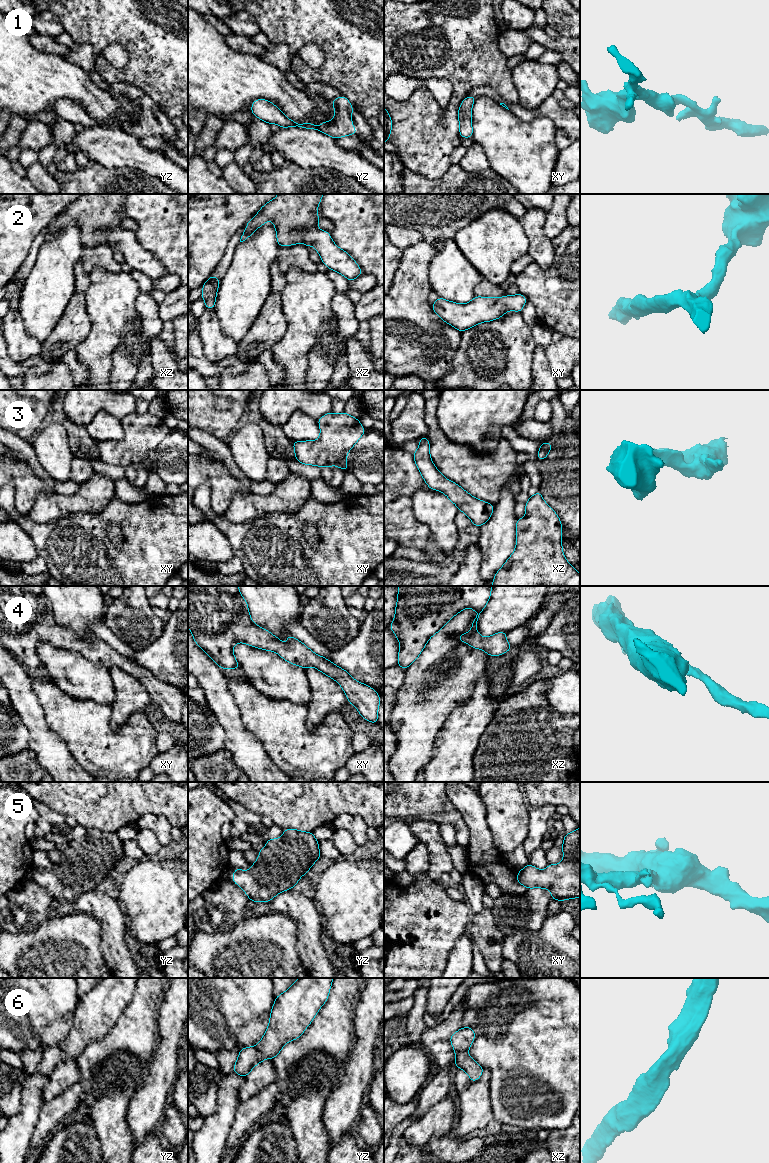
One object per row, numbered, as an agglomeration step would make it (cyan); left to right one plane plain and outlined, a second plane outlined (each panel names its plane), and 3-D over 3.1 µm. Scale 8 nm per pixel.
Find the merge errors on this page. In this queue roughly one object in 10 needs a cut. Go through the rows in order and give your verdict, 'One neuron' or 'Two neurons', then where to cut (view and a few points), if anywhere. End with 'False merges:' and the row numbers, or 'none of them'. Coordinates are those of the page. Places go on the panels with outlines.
1: One neuron. No split
2: One neuron. No split
3: One neuron. No split
4: One neuron. No split
5: One neuron. No split
6: One neuron. No split
False merges: none of them

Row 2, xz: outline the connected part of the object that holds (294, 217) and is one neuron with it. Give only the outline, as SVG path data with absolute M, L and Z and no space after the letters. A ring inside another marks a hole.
M278 194L246 223L240 242L271 220L276 229L278 246L303 243L309 248L313 245L328 269L340 273L348 281L355 280L363 273L362 269L346 251L333 242L330 233L318 229L318 222L322 218L316 212L323 195Z

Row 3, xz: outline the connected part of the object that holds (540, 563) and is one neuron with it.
M537 492L531 495L525 504L526 514L522 519L517 519L516 522L516 546L512 555L506 560L504 565L496 572L494 580L491 586L580 586L580 574L565 558L563 554L563 546L561 544L562 540L562 524L561 520L556 514L556 512L550 507L541 495L541 492Z

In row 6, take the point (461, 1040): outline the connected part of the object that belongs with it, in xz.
M462 1027L450 1037L450 1043L455 1050L456 1068L463 1069L472 1082L477 1081L484 1071L484 1068L468 1055L474 1039L475 1031L471 1027Z

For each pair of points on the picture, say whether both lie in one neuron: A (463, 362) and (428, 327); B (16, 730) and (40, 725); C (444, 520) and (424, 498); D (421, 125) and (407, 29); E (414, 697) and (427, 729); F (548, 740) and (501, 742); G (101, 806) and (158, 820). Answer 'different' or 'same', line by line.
A: different
B: different
C: same
D: same
E: same
F: same
G: different

